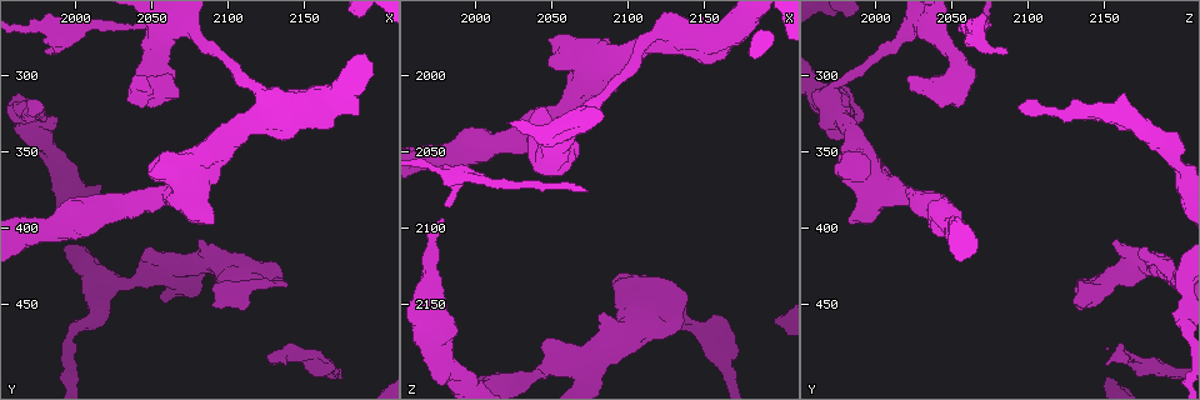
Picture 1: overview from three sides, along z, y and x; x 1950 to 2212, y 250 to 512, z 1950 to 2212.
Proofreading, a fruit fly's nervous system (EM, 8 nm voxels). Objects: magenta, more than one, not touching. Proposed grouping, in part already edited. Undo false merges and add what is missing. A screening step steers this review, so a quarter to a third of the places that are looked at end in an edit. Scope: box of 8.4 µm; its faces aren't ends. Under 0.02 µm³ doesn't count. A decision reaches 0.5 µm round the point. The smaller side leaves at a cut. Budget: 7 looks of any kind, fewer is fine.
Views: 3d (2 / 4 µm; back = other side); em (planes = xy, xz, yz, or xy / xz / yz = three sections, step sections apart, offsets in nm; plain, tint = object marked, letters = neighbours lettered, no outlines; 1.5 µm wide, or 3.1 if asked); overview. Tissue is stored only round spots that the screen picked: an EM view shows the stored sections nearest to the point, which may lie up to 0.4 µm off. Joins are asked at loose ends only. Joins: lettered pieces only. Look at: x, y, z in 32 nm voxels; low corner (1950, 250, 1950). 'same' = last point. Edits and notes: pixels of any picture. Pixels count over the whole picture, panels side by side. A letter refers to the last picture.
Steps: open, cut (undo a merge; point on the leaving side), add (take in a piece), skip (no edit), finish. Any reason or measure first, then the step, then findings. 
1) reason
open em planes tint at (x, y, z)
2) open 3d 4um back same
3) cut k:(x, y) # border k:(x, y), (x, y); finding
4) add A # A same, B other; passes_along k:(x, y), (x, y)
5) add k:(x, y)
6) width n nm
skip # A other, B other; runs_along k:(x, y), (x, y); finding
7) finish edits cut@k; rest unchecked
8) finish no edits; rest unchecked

branch stops here
open 3d 2um at (1978, 320, 2094)

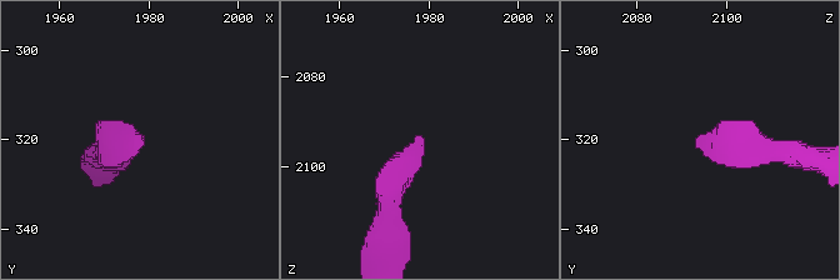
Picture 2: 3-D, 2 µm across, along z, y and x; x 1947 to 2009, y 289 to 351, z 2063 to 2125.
need the tissue
open em xz step 8 tint at (1978, 320, 2094)

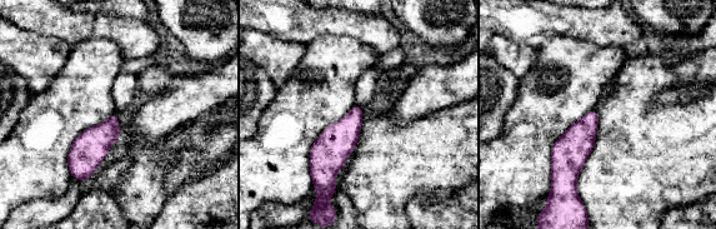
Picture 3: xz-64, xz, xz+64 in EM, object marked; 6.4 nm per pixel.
cut it another way
open em planes letters same

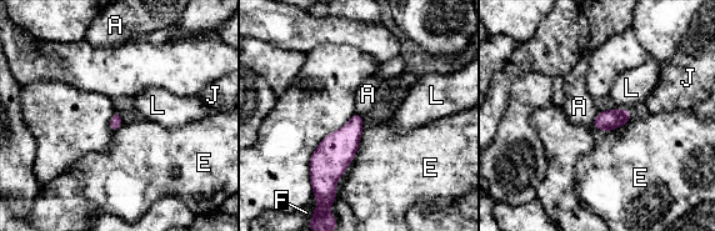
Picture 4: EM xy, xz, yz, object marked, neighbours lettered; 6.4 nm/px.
skip # A other, E other, F other, J other, L other; border 4:(599, 113), (591, 124); none of them fits

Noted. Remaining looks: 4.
thick end
open 3d 2um at (2082, 410, 2158)

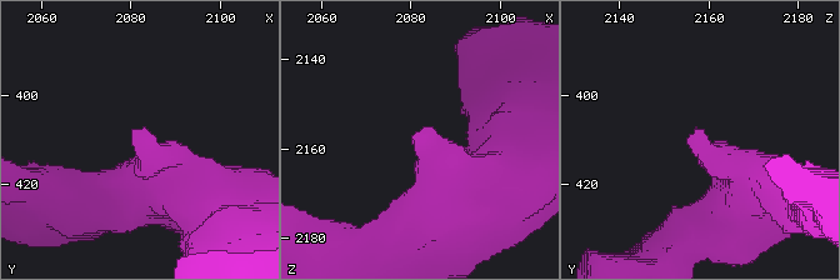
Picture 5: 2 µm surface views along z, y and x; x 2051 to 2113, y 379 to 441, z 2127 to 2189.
shape alone is not enough
open em planes plain at (2081, 408, 2159)

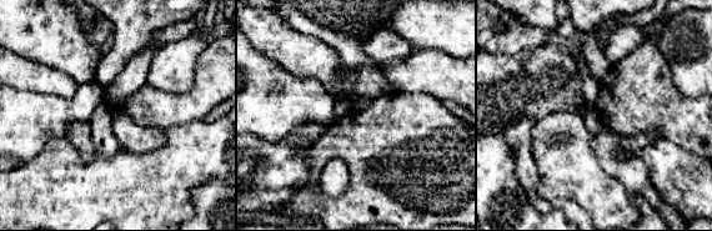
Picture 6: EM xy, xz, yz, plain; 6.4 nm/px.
open em planes letters same

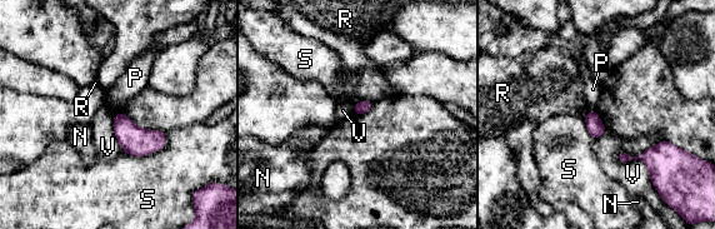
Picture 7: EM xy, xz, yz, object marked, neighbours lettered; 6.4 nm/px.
longest_contact S 320 nm
skip # N other, P other, R other, S other, V other; border 7:(620, 149), (651, 183); none of them fits

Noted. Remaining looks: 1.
finish no edits; rest unchecked

